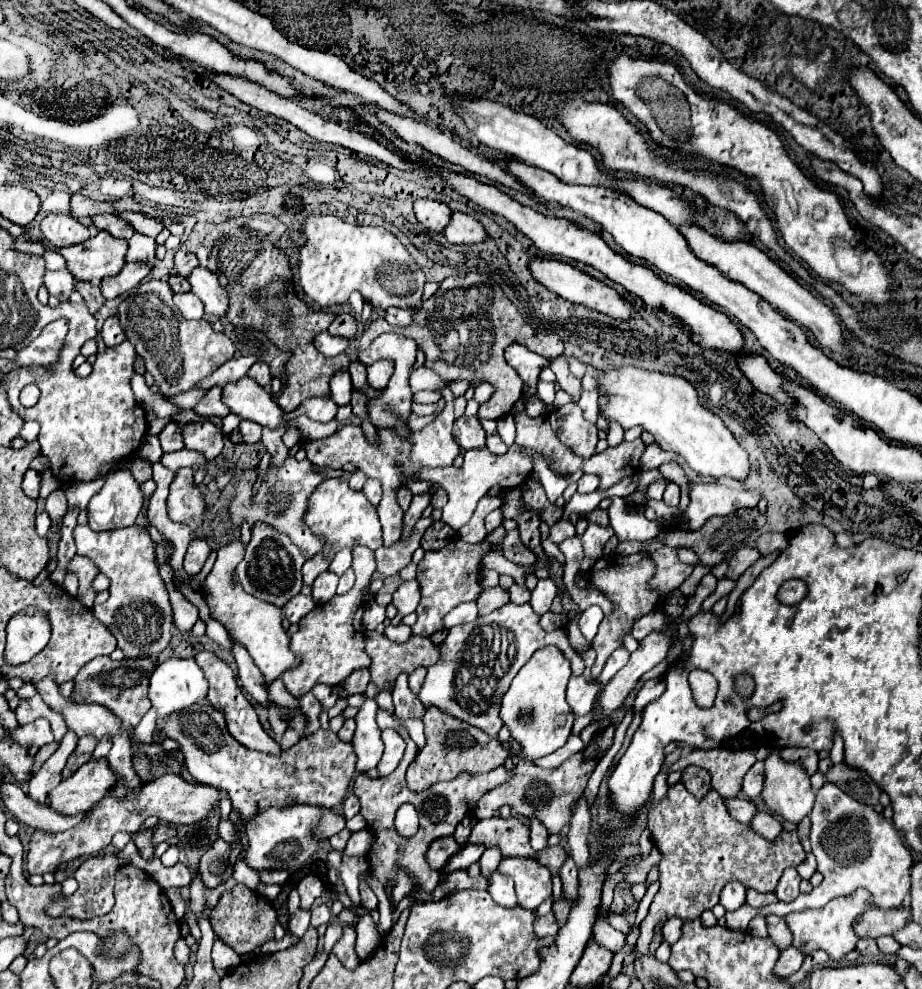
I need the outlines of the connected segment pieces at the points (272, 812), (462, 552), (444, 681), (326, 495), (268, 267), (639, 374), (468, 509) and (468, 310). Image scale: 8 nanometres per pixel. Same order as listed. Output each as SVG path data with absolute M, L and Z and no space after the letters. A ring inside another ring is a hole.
M290 806L268 808L260 812L248 826L248 848L242 850L242 860L256 872L262 870L296 870L302 868L318 850L318 844L344 828L344 818L334 810L320 806Z
M482 540L478 544L470 544L464 548L444 548L436 552L426 552L424 558L418 562L418 576L416 582L420 584L422 600L416 608L418 622L412 626L412 632L418 636L432 636L434 632L444 628L444 616L458 606L460 602L472 602L482 592L480 588L480 572L482 572L482 554L488 554L494 550L494 546L488 540Z
M508 602L492 614L476 618L476 622L450 628L446 640L442 642L440 662L428 668L426 680L418 694L420 702L424 706L438 706L446 714L452 714L454 718L468 722L470 726L476 726L498 739L498 732L504 725L498 716L500 698L508 690L512 678L536 650L552 644L570 660L572 676L580 676L584 672L584 660L572 646L568 646L568 638L552 636L550 632L542 630L538 622L540 616L528 602L520 606Z
M326 478L316 486L316 490L308 498L308 510L304 512L304 524L318 538L324 536L324 548L320 554L324 558L334 558L344 546L354 550L356 546L366 546L370 550L378 550L382 546L380 520L374 512L374 506L366 500L362 492L350 490L350 486L342 478Z
M228 222L228 228L220 234L210 252L208 270L214 270L224 290L228 290L228 322L236 326L252 326L274 346L292 354L286 362L286 386L278 396L278 405L289 413L310 396L328 398L330 378L336 372L346 372L350 360L345 353L328 358L314 348L314 338L332 324L334 314L326 310L316 312L296 298L288 258L274 246L274 242L242 224Z
M624 366L610 372L600 372L598 384L600 392L608 396L608 406L604 408L604 416L608 420L618 420L624 430L644 426L644 430L654 436L654 442L662 450L676 452L698 474L712 478L728 476L740 482L746 480L750 472L748 454L740 448L724 422L716 414L700 406L698 394L688 380L680 376Z
M512 446L504 456L496 456L496 458L486 448L469 450L464 454L464 462L459 468L455 466L432 468L432 470L420 470L418 474L422 476L422 480L442 486L446 490L448 504L444 506L444 522L452 526L452 530L460 530L472 518L478 500L492 486L516 488L530 476L530 472L532 472L532 460L520 452L520 446ZM516 466L518 466L518 474L516 474Z
M478 272L448 276L440 284L438 292L420 306L420 310L414 314L414 322L408 328L394 328L384 322L384 318L372 320L362 334L358 348L368 348L374 338L384 332L396 332L416 340L426 356L424 366L434 370L444 382L488 382L494 388L494 394L480 406L478 416L494 420L506 416L512 410L524 388L524 380L504 358L504 350L510 344L524 344L528 350L544 358L556 358L564 352L564 342L556 334L536 332L528 322L524 322L518 308L504 296L500 284Z

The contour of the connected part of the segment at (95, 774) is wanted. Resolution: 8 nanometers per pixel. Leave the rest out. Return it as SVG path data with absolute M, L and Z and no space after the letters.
M106 758L82 764L70 778L62 780L48 796L48 806L58 814L76 816L96 806L116 784Z

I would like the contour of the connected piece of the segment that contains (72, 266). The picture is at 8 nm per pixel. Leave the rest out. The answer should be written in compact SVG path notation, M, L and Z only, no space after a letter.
M100 230L94 238L58 250L68 264L68 270L78 280L102 280L106 276L116 276L126 260L128 240L112 238L112 234Z

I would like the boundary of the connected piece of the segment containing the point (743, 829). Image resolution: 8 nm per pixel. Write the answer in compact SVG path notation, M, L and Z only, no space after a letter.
M682 782L670 786L666 798L650 808L648 828L652 830L652 840L662 852L662 862L658 866L660 890L654 896L648 916L640 924L635 954L625 957L623 967L642 954L648 954L654 928L662 920L676 916L684 922L690 922L692 918L700 918L704 910L710 910L714 904L718 904L718 896L730 880L738 880L746 888L754 888L758 892L774 892L784 868L798 866L806 856L796 832L784 832L784 838L772 844L756 834L750 826L734 822L716 790L710 790L702 800L696 800Z

